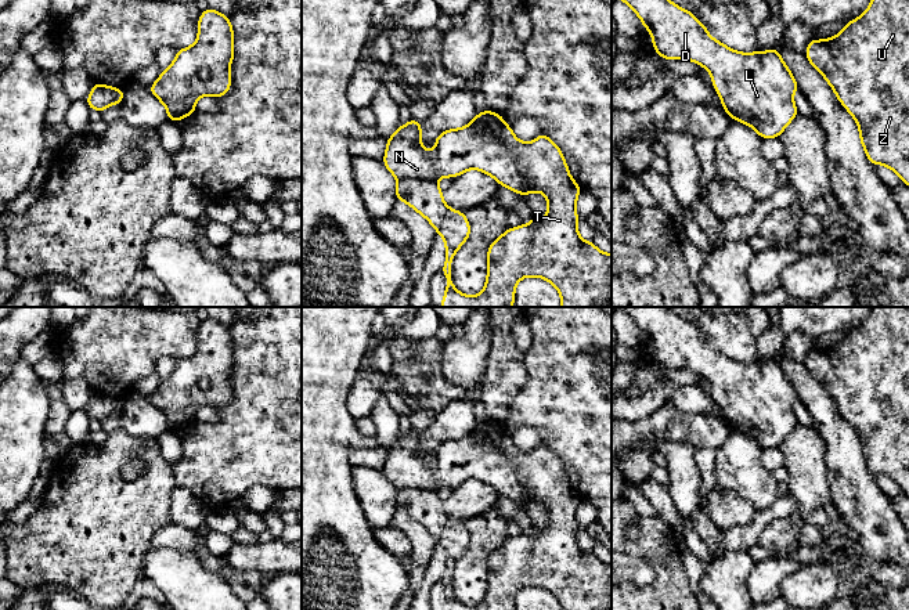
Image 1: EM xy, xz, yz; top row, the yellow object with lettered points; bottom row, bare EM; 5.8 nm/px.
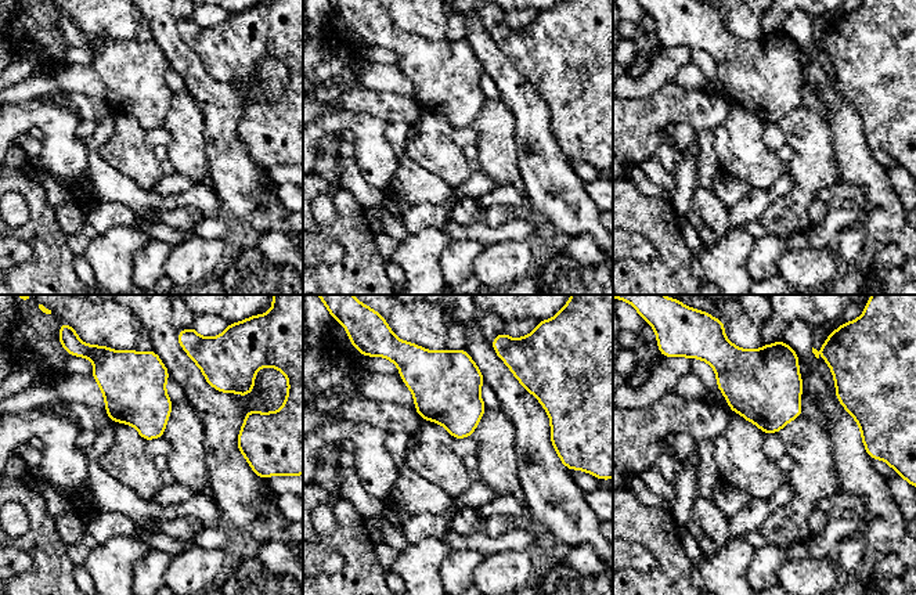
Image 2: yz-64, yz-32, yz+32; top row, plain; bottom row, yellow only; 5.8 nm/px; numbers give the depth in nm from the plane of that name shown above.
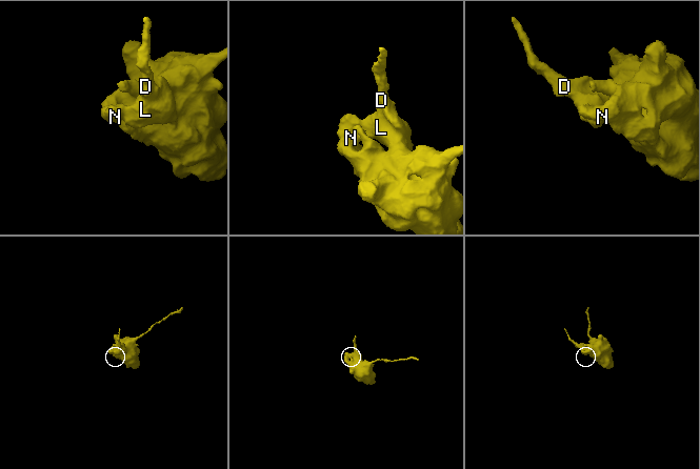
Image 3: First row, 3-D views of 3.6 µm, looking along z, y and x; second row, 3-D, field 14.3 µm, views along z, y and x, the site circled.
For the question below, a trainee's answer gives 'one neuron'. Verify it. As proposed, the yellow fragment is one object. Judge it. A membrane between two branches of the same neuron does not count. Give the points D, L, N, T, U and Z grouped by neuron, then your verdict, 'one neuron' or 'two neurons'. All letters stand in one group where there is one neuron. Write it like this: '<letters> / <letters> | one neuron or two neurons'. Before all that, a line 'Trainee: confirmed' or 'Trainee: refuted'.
Trainee: confirmed
D L N T U Z | one neuron

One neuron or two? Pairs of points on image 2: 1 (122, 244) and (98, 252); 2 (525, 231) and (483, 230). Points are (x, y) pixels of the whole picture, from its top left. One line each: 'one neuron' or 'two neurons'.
1: one neuron
2: one neuron

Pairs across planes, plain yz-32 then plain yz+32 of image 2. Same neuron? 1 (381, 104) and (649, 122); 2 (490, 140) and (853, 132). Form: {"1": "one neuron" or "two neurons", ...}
{"1": "one neuron", "2": "two neurons"}

